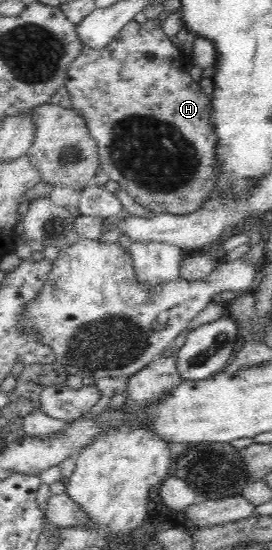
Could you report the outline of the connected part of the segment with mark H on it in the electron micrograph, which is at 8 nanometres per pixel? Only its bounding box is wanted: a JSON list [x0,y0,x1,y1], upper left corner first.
[64,18,221,216]

